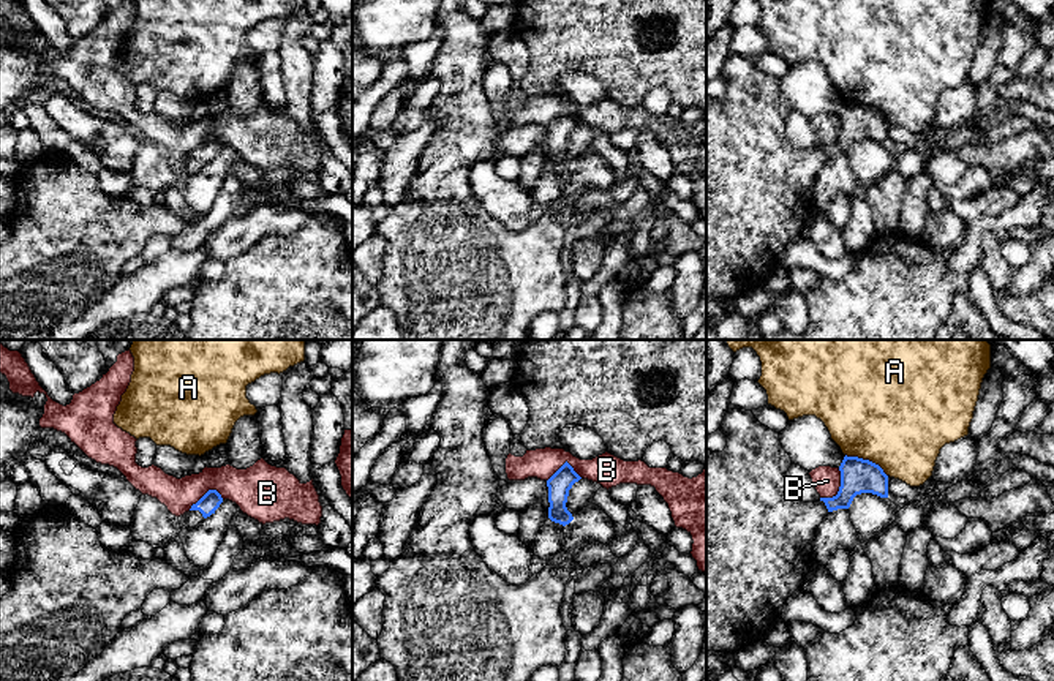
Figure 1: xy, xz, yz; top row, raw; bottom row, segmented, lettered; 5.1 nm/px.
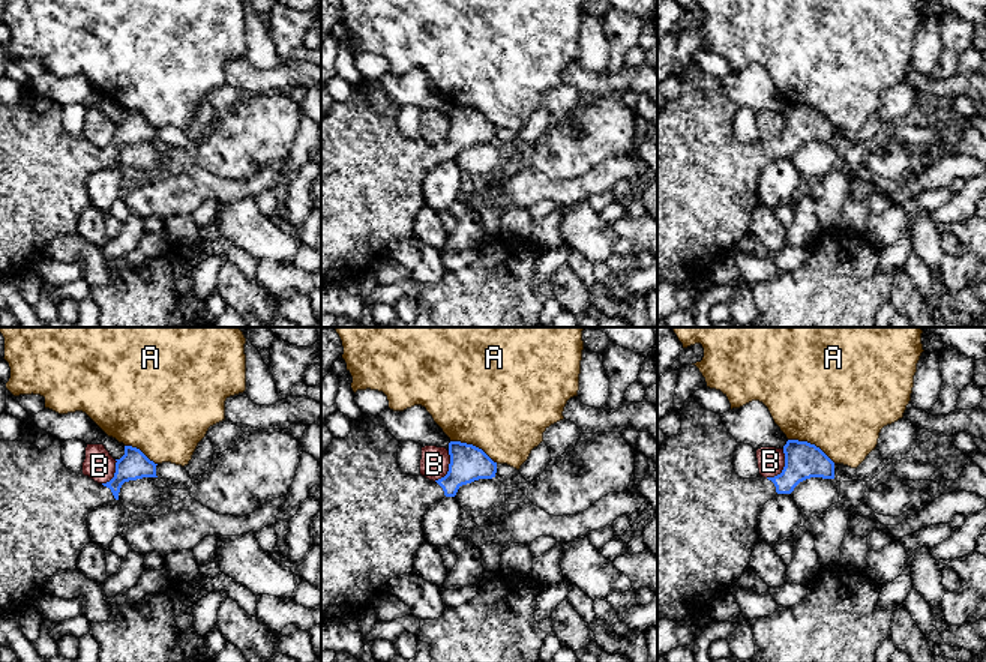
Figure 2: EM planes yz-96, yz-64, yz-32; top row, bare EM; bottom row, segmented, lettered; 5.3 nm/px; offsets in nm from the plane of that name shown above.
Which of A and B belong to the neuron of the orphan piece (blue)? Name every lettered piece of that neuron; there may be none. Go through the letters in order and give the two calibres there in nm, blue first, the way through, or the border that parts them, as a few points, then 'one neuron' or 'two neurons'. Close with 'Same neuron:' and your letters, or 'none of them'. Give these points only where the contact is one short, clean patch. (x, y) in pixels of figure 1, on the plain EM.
A: 180 nm thick on the blue side, 500 nm on the other; border along yz (846, 100), (874, 108), (887, 122); two neurons
B: 180 nm thick on the blue side, 140 nm on the other; border along yz (839, 114), (839, 136), (831, 142), (820, 144); two neurons
Same neuron: none of them

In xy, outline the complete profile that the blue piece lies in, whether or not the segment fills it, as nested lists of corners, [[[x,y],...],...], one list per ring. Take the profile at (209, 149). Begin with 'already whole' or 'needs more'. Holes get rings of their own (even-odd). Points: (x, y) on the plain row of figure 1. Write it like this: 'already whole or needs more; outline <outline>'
needs more; outline [[[209,136],[188,158],[179,163],[180,175],[198,172],[204,164],[215,160],[221,149],[221,141],[216,136]]]

